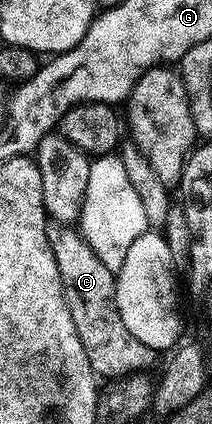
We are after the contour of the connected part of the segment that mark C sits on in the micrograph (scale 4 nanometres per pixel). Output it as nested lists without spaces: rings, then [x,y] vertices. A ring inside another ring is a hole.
[[[50,222],[45,228],[45,237],[49,242],[49,249],[55,257],[55,265],[59,269],[59,281],[63,285],[63,297],[67,301],[71,321],[75,323],[75,333],[79,333],[79,341],[83,341],[83,353],[87,353],[87,361],[91,365],[94,375],[112,380],[133,372],[148,372],[149,366],[155,359],[155,353],[147,345],[135,341],[135,337],[131,337],[131,333],[127,333],[127,325],[123,325],[123,321],[119,317],[117,302],[115,302],[117,280],[114,268],[103,265],[103,261],[99,261],[99,257],[95,257],[95,249],[91,249],[89,240],[76,226]]]

